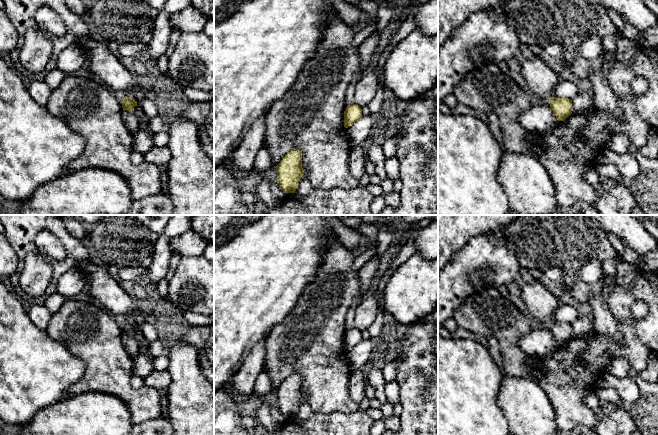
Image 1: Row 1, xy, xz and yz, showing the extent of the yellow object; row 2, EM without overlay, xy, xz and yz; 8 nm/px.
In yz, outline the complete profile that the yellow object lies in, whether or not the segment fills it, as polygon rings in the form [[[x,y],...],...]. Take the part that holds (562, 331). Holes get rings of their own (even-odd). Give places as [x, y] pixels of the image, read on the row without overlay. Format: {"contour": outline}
{"contour": [[[551,321],[549,328],[558,345],[564,345],[572,338],[571,323]]]}

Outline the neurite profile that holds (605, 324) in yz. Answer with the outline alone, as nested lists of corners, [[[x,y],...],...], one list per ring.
[[[602,292],[590,296],[588,303],[591,306],[591,316],[594,323],[594,333],[602,335],[608,340],[622,342],[622,334],[618,322],[602,297]]]

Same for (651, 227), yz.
[[[649,219],[643,220],[643,225],[646,228],[646,230],[657,240],[658,242],[658,224],[652,222]]]

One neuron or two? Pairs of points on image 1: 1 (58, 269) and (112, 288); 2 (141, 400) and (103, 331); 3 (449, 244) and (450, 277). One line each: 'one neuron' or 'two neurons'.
1: two neurons
2: one neuron
3: two neurons

